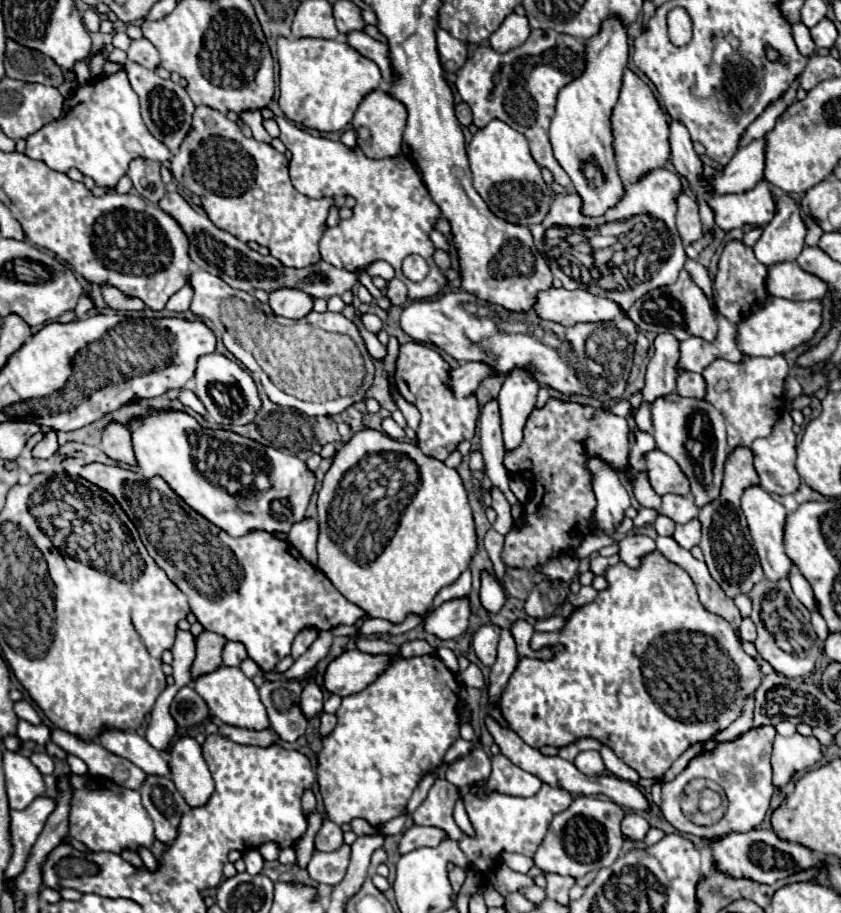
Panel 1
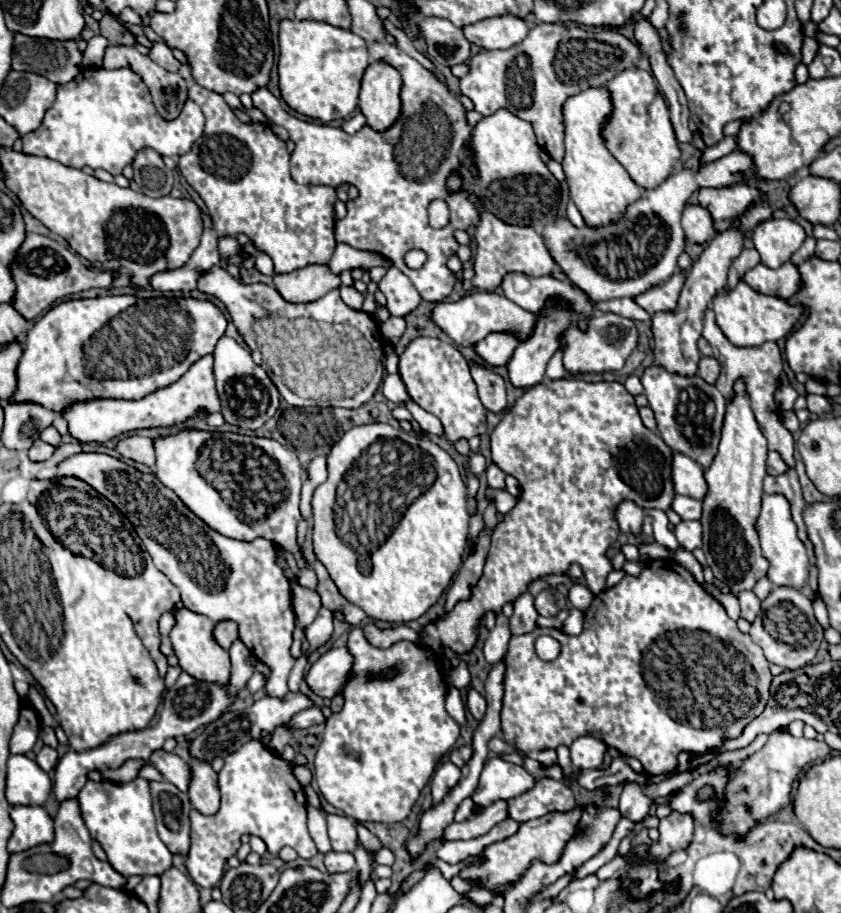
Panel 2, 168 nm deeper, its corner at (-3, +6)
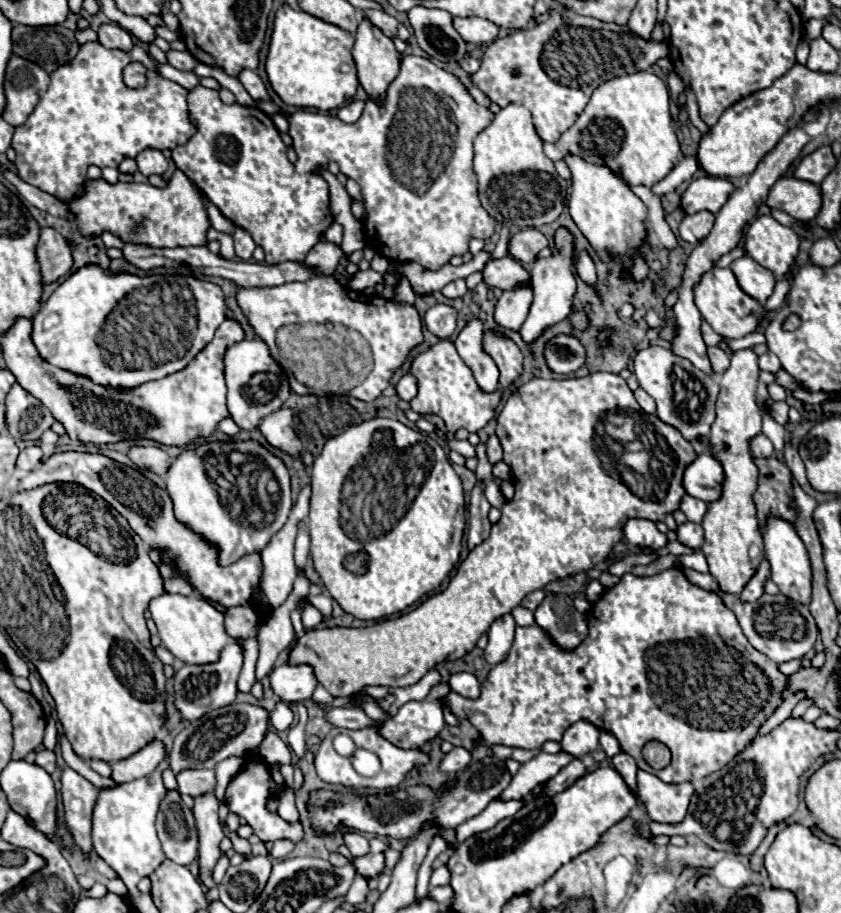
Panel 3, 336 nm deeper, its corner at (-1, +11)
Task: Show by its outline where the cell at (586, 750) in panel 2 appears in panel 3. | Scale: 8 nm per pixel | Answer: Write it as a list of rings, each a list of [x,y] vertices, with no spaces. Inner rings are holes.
[[[578,720],[564,732],[560,746],[574,758],[584,758],[598,748],[598,736],[600,730],[594,724],[590,724],[588,720]]]

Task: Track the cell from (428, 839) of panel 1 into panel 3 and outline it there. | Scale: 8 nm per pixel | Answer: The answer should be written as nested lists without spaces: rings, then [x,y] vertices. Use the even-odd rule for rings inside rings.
[[[560,750],[558,754],[546,754],[540,752],[530,762],[522,764],[518,774],[512,778],[510,786],[500,796],[526,796],[530,790],[534,790],[538,784],[546,782],[550,776],[556,776],[560,768],[564,768],[574,756]]]

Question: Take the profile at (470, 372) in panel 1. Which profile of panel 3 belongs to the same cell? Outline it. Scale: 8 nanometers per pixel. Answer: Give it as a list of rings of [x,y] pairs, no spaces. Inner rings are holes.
[[[522,282],[516,288],[506,290],[498,298],[494,318],[500,326],[510,328],[510,330],[518,330],[528,316],[530,304],[532,304],[532,284]]]

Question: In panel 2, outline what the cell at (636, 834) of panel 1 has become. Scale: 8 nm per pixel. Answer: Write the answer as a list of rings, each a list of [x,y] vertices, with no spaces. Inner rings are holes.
[[[626,783],[622,797],[620,797],[620,813],[622,817],[630,821],[640,821],[644,815],[648,815],[652,801],[642,793],[642,787],[636,783]]]

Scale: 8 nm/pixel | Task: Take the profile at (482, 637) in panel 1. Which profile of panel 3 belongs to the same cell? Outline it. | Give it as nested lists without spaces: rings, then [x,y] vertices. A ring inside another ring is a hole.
[[[504,614],[492,622],[488,630],[488,646],[484,650],[484,658],[488,664],[494,666],[506,660],[508,650],[514,642],[514,628],[516,628],[516,622],[512,614]]]

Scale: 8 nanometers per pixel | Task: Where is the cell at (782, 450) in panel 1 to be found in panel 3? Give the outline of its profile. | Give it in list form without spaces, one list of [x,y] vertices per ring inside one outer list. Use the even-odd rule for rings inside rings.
[[[758,434],[754,436],[750,442],[750,450],[756,458],[766,458],[766,456],[772,456],[774,454],[774,446],[770,444],[770,440],[766,440],[764,434]]]

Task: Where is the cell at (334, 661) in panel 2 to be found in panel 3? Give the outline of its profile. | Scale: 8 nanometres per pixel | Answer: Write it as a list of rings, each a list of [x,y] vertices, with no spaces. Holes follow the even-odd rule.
[[[282,664],[282,666],[276,666],[270,672],[270,688],[282,702],[304,702],[304,700],[312,698],[312,692],[314,692],[316,684],[318,684],[318,680],[314,680],[314,672],[312,672],[310,666]]]

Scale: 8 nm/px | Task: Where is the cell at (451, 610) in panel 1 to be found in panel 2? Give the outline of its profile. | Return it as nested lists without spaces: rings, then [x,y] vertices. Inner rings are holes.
[[[482,529],[480,537],[478,537],[478,545],[476,545],[476,553],[468,555],[462,569],[456,573],[450,589],[446,591],[446,603],[444,603],[444,611],[450,613],[456,603],[470,599],[472,589],[476,587],[476,583],[482,577],[482,567],[484,567],[484,559],[490,547],[490,533],[488,529]]]

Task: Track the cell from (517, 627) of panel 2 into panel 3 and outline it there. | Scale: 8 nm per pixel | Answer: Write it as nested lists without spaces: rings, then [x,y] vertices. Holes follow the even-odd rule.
[[[534,590],[534,592],[530,592],[530,594],[522,600],[522,606],[528,608],[528,610],[536,610],[536,606],[544,600],[544,596],[546,596],[546,590]]]

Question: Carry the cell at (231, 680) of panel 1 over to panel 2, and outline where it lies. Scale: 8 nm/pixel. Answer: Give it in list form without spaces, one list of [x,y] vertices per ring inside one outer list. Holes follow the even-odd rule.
[[[176,609],[174,615],[176,615],[176,625],[170,631],[170,641],[172,641],[174,653],[180,661],[180,667],[198,681],[228,685],[228,681],[230,681],[230,657],[228,657],[228,651],[220,649],[220,645],[216,645],[216,641],[212,637],[212,629],[216,623],[204,615],[192,613],[188,609]]]

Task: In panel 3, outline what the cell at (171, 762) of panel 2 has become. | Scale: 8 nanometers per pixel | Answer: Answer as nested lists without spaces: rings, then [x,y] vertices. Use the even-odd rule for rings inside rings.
[[[182,770],[178,776],[178,786],[182,794],[192,798],[214,792],[216,788],[216,772],[214,770]]]

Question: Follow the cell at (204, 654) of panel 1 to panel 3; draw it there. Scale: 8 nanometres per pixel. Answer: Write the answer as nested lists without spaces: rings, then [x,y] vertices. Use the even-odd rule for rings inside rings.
[[[234,606],[234,608],[228,608],[224,616],[226,616],[226,632],[232,638],[252,638],[258,634],[260,616],[256,608]]]

